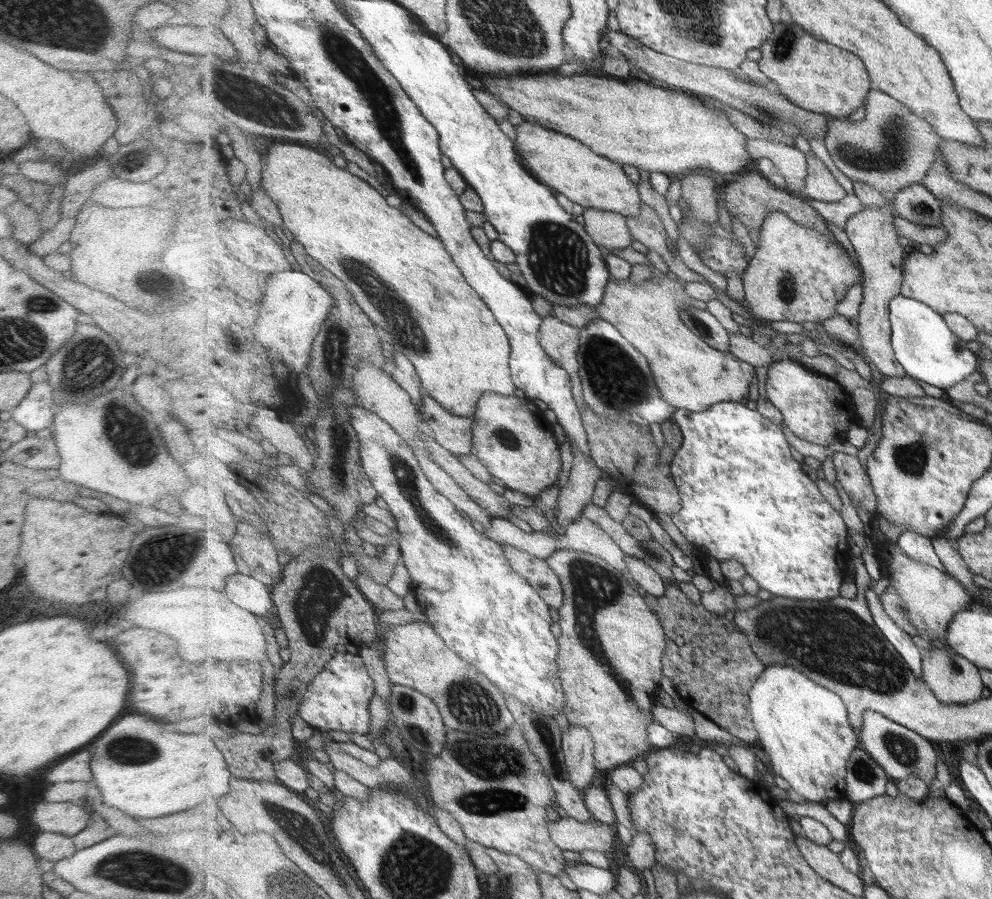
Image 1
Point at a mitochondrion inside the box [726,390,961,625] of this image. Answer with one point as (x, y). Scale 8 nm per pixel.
(910, 458)

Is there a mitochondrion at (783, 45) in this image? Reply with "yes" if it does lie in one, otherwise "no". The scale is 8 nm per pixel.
yes

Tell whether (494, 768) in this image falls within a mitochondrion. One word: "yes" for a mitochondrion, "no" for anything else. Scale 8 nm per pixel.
yes

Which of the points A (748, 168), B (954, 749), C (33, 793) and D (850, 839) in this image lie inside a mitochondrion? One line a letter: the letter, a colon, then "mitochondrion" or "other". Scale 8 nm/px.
A: other
B: other
C: other
D: other

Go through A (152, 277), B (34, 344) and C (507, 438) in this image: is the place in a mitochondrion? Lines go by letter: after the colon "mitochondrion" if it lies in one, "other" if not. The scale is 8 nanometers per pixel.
A: mitochondrion
B: mitochondrion
C: mitochondrion

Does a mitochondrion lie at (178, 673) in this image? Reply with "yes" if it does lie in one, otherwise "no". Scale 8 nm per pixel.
no

